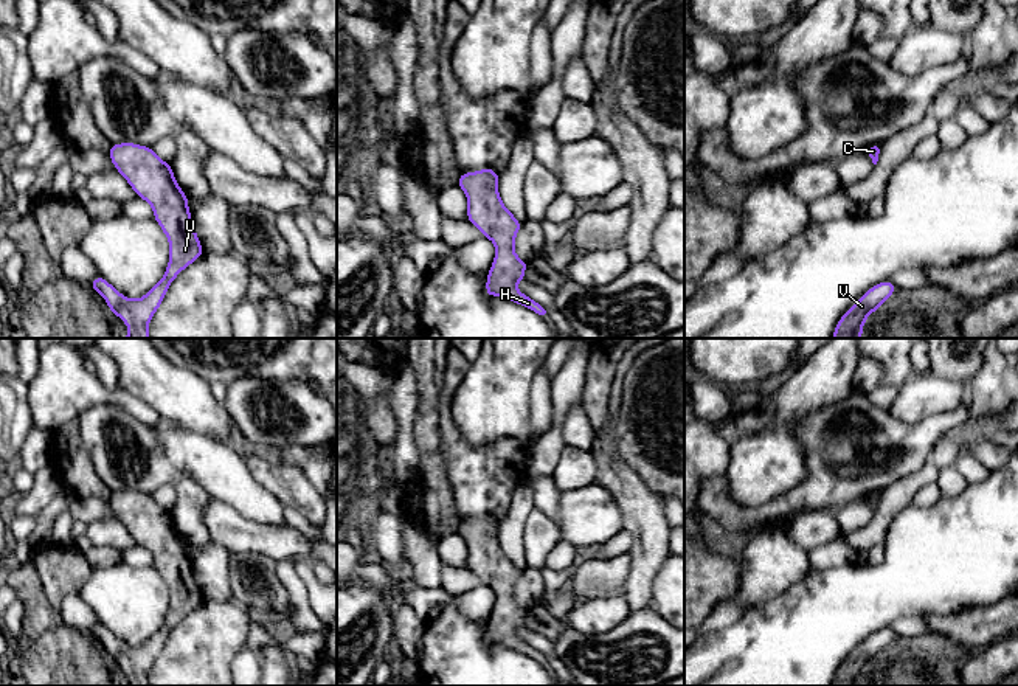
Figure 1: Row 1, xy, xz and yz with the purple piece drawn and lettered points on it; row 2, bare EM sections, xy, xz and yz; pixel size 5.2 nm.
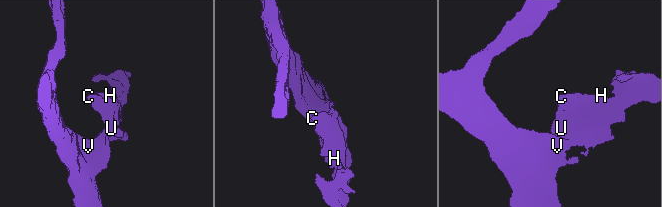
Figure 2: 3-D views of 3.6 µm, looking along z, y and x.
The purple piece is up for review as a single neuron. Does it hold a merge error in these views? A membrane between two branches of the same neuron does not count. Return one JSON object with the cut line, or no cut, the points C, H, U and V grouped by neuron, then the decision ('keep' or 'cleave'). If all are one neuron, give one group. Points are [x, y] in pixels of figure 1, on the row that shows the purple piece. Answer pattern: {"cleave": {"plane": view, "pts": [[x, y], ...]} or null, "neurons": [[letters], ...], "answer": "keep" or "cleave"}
{"cleave": null, "neurons": [["C", "H", "U", "V"]], "answer": "keep"}

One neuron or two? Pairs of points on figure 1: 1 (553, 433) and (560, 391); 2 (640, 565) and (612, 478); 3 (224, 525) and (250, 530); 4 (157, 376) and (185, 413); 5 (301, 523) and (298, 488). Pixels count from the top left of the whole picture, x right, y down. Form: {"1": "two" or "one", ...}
{"1": "one", "2": "one", "3": "one", "4": "one", "5": "two"}

